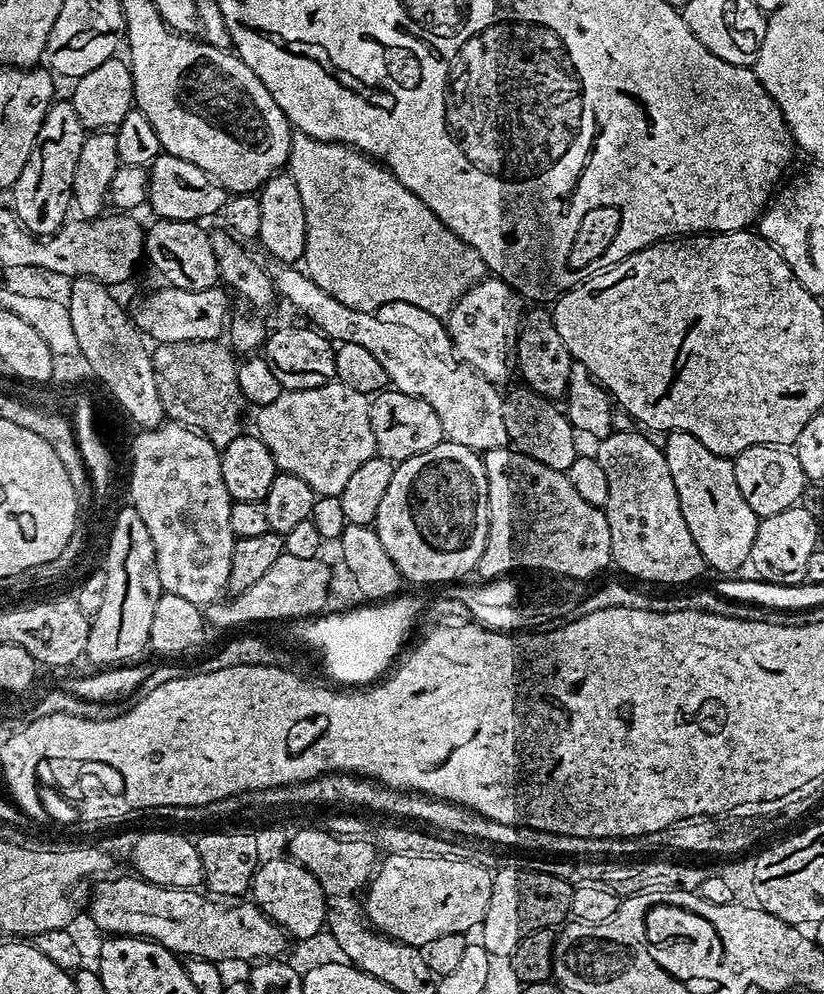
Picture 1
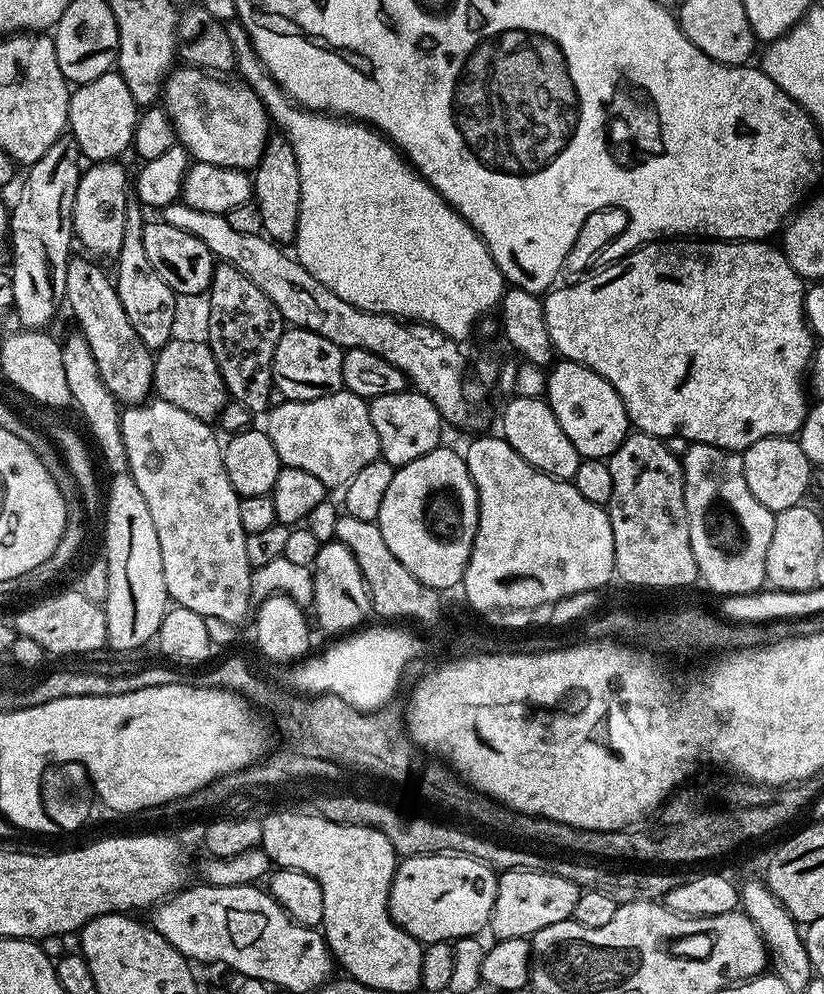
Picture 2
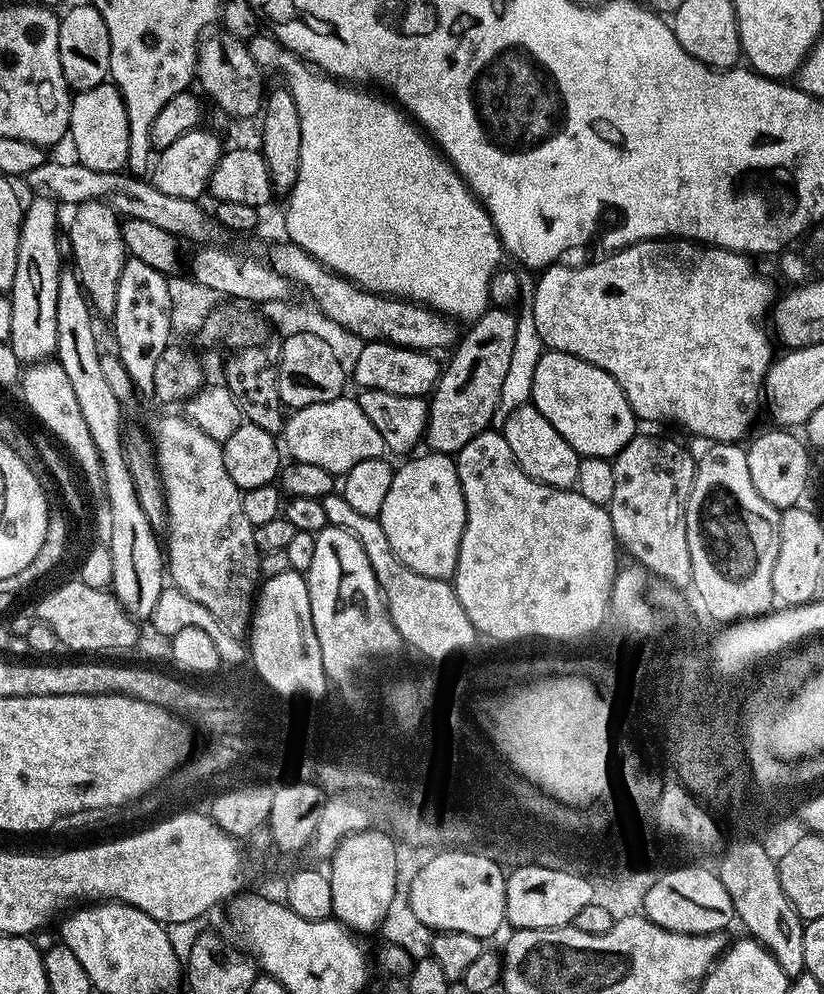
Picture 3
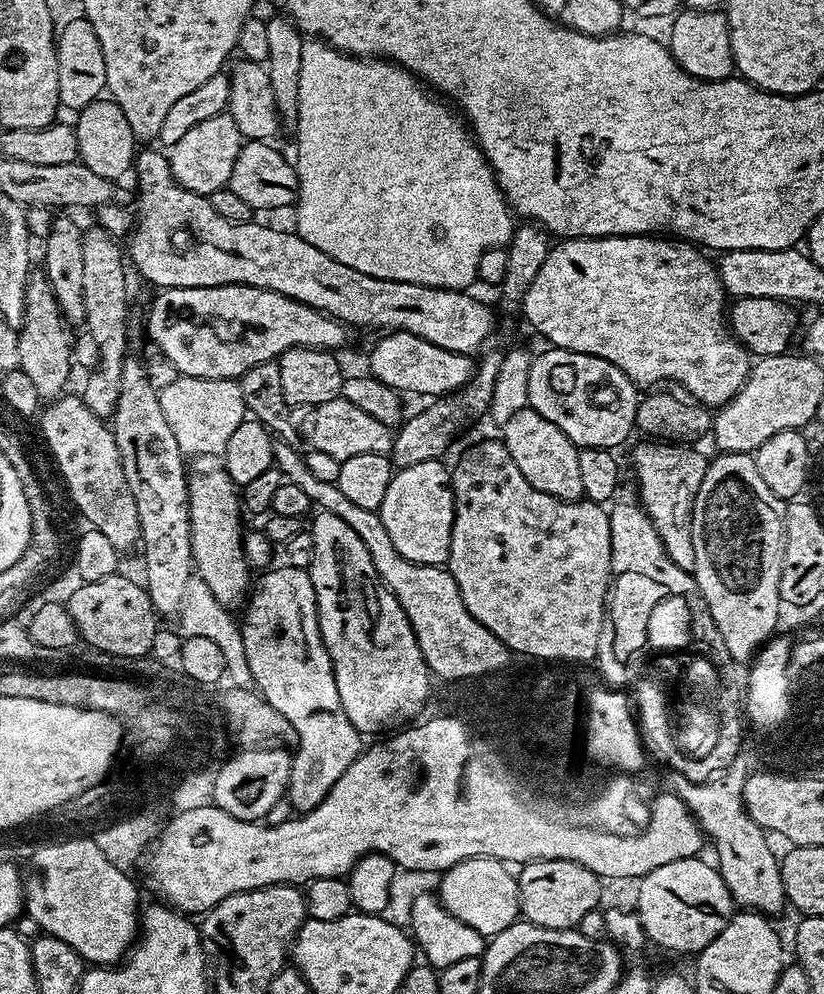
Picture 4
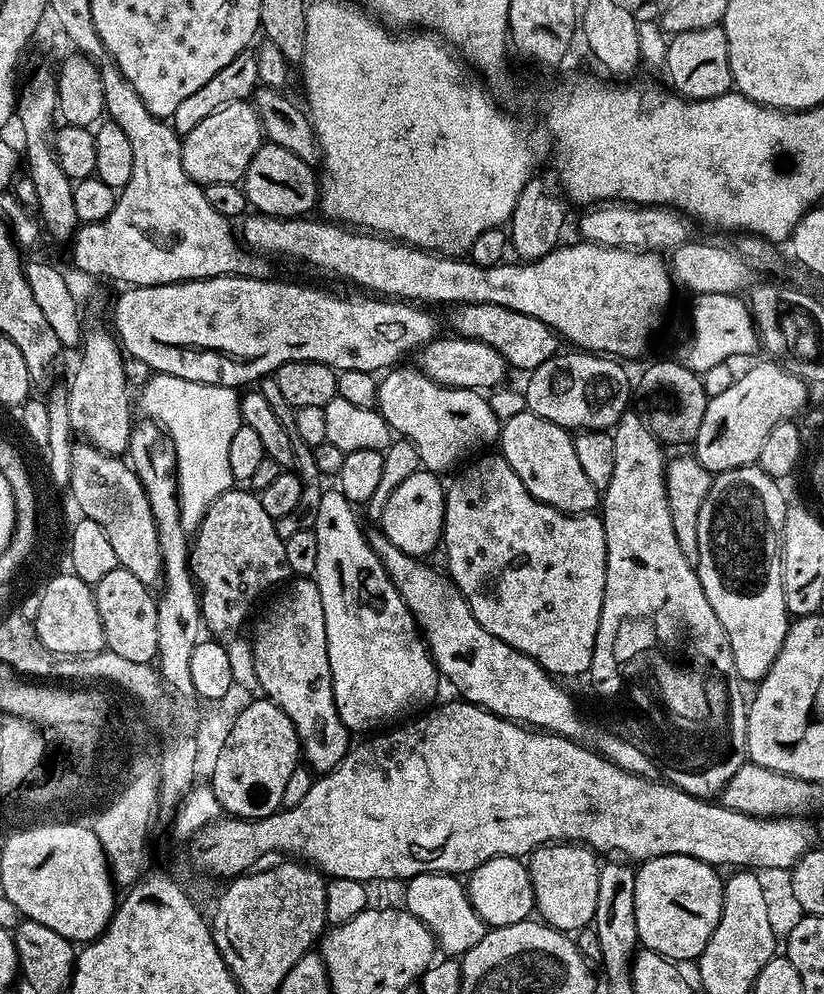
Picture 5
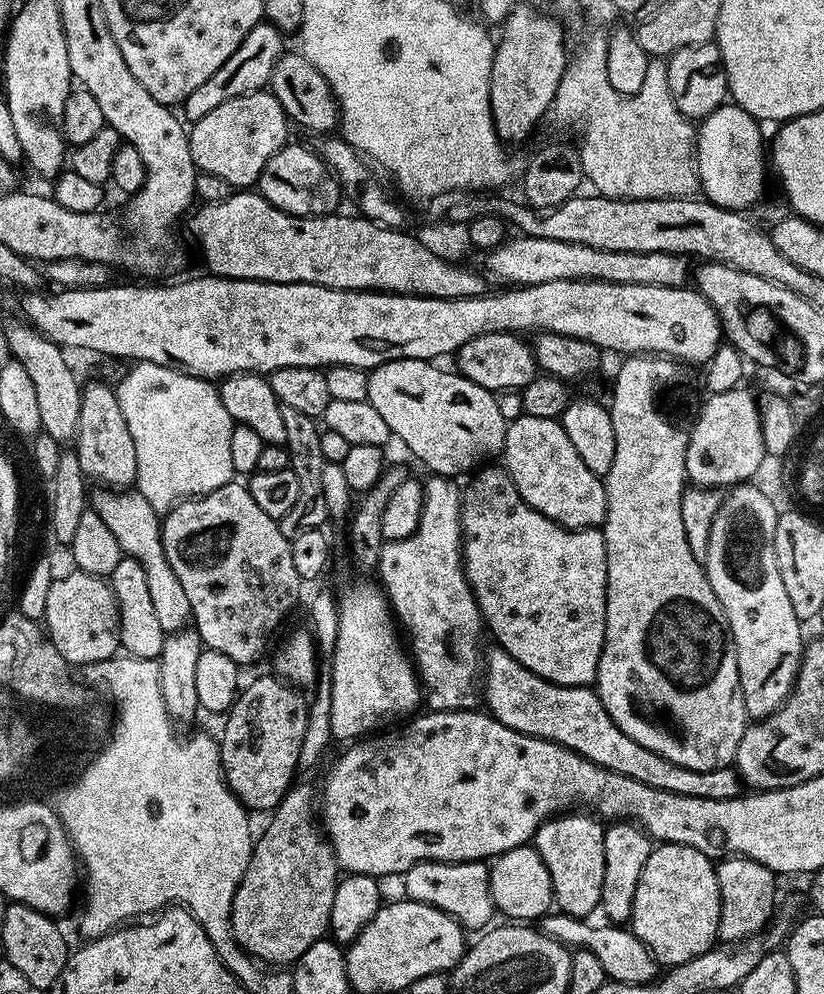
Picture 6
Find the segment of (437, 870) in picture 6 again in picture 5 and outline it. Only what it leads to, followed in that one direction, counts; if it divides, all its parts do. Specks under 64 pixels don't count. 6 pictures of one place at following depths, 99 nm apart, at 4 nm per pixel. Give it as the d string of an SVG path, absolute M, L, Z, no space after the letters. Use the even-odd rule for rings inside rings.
M419 872L403 885L404 911L414 914L436 939L437 949L445 957L460 958L470 951L478 942L482 942L486 925L482 917L474 910L468 897L465 881L459 875L447 872Z

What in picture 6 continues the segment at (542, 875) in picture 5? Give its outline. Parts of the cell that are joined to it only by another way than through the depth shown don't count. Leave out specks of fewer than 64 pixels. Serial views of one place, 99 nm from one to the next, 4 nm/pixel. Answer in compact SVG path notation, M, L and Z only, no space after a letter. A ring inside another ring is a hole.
M572 810L567 814L561 814L552 817L551 820L546 820L544 825L536 832L534 837L536 853L542 858L542 862L546 862L546 870L550 870L552 898L555 907L565 916L588 918L591 917L592 911L597 911L600 908L602 874L606 874L604 829L605 825L595 815L585 814L580 810Z

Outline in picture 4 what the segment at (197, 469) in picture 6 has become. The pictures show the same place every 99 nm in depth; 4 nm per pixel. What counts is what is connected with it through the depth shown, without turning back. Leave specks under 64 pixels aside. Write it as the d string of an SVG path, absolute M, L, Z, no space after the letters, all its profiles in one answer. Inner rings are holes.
M180 376L173 384L161 387L159 393L162 414L166 414L166 422L170 422L174 438L178 438L178 446L188 458L219 457L226 442L230 442L230 434L234 434L234 430L238 430L246 418L246 405L236 380L203 380Z

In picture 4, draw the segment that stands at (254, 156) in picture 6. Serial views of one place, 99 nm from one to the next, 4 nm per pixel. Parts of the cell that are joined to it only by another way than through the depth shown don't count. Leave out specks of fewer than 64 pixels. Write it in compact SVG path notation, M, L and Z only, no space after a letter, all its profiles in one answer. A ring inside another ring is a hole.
M221 114L214 118L206 118L206 122L198 122L194 130L175 137L173 144L176 145L168 156L172 177L180 187L199 196L210 197L215 192L227 189L241 143L242 137L232 116Z

